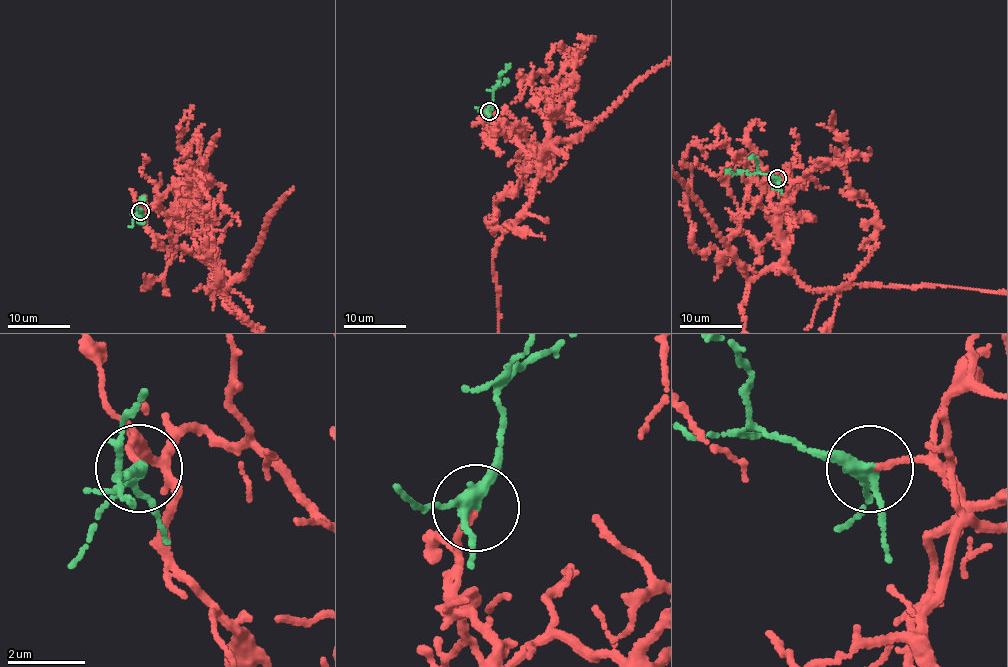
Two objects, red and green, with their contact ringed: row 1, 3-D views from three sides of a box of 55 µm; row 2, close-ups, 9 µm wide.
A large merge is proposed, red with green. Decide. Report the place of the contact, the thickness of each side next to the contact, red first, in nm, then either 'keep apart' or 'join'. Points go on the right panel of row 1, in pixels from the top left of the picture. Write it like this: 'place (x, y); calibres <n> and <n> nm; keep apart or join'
place (777, 178); calibres 150 and 260 nm; join

